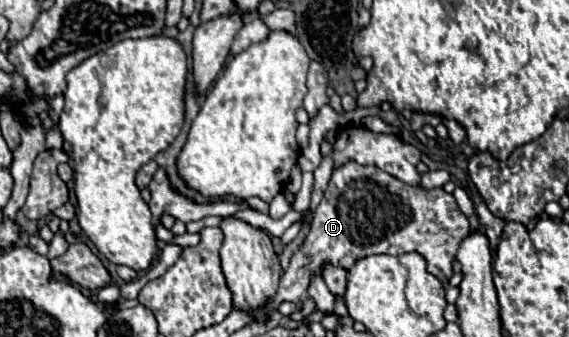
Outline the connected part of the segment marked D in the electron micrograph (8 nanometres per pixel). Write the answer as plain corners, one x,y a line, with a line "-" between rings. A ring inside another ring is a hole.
350,161
332,171
330,185
310,221
306,241
294,253
290,267
280,279
278,293
264,311
278,309
282,301
298,303
302,295
306,295
310,281
316,275
322,275
326,263
350,269
358,259
374,253
402,255
418,251
428,261
428,271
442,283
448,283
456,251
470,231
466,215
458,209
456,199
444,189
412,187
374,165
358,165

